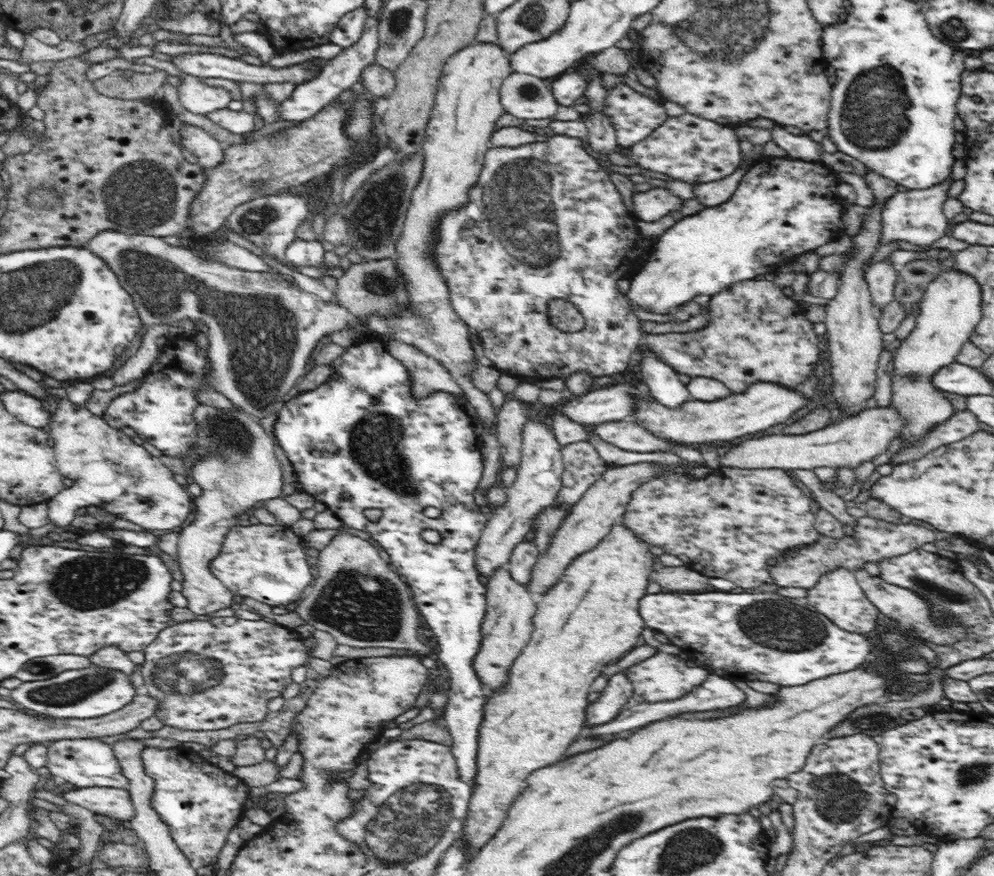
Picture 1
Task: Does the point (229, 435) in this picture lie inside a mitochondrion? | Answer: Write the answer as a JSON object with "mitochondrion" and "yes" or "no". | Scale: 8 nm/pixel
{"mitochondrion":"yes"}

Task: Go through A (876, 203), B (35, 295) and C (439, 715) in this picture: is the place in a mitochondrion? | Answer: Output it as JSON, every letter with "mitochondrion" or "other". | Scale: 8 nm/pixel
{"A":"other","B":"mitochondrion","C":"other"}

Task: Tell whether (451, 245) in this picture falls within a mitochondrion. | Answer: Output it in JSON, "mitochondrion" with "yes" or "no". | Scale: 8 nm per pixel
{"mitochondrion":"no"}

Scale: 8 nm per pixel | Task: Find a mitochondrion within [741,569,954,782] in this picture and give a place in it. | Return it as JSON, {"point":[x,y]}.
{"point":[874,721]}

